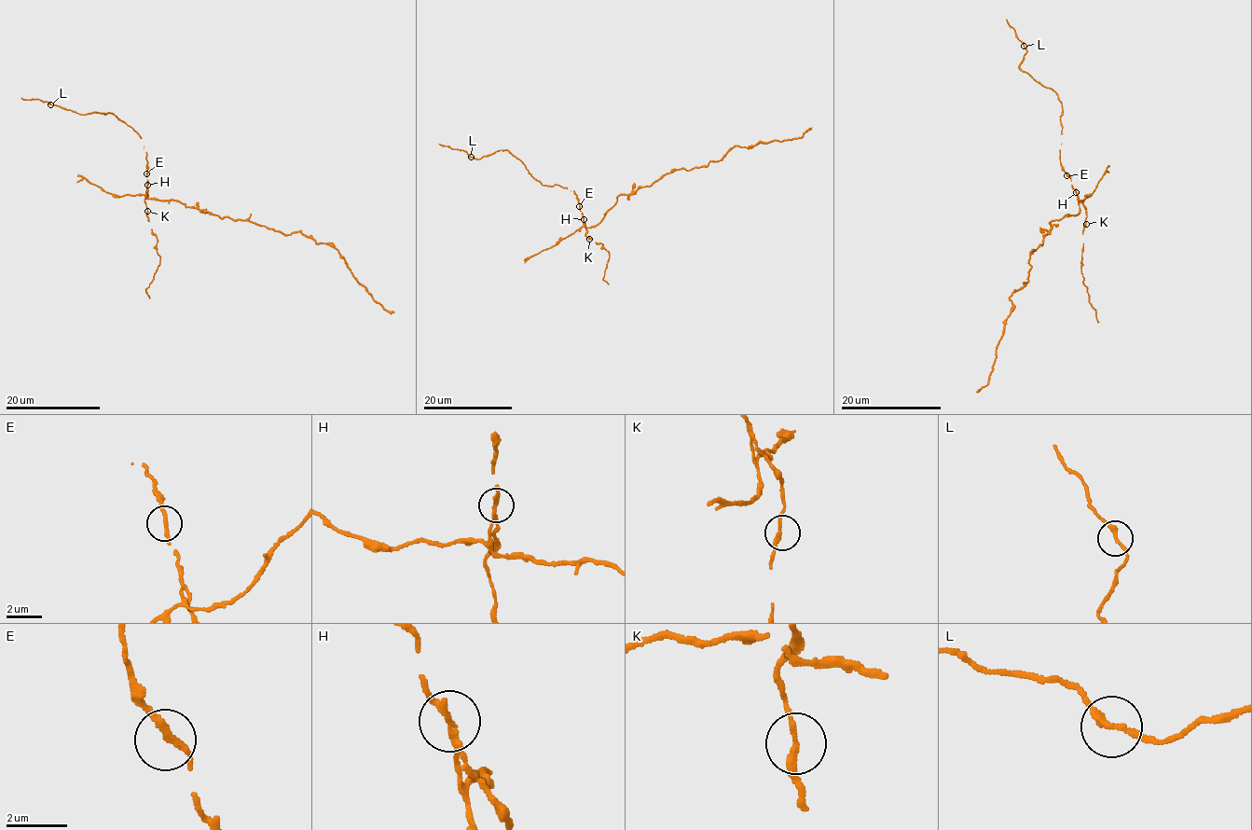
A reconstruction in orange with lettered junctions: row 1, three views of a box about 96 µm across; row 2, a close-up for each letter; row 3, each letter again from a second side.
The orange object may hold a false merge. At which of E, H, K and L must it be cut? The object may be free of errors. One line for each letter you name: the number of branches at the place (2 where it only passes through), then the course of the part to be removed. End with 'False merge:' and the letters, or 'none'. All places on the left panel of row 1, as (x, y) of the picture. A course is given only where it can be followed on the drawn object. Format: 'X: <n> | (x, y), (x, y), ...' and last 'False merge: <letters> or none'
H: 2 | (147, 186), (148, 198), (172, 200), (221, 217), (330, 242), (371, 296), (393, 312)
False merge: H

